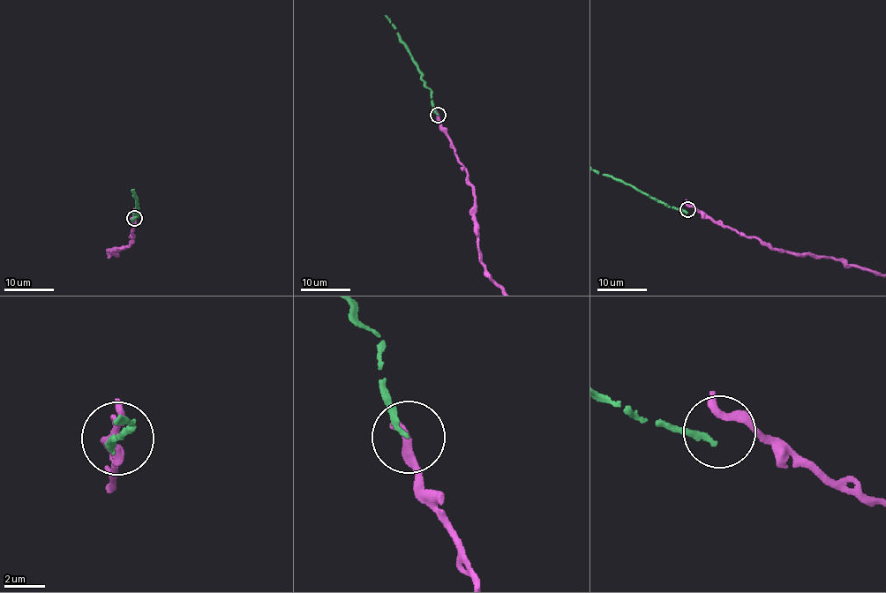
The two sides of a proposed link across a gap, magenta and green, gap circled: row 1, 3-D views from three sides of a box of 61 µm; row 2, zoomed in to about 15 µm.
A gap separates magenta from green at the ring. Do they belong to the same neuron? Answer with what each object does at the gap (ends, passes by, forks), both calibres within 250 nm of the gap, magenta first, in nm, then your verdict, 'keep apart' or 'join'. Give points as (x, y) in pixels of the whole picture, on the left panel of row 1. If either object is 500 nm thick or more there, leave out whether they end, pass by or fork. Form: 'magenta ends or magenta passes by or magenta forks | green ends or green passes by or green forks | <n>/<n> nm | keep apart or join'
magenta passes by | green ends | 320/240 nm | keep apart

